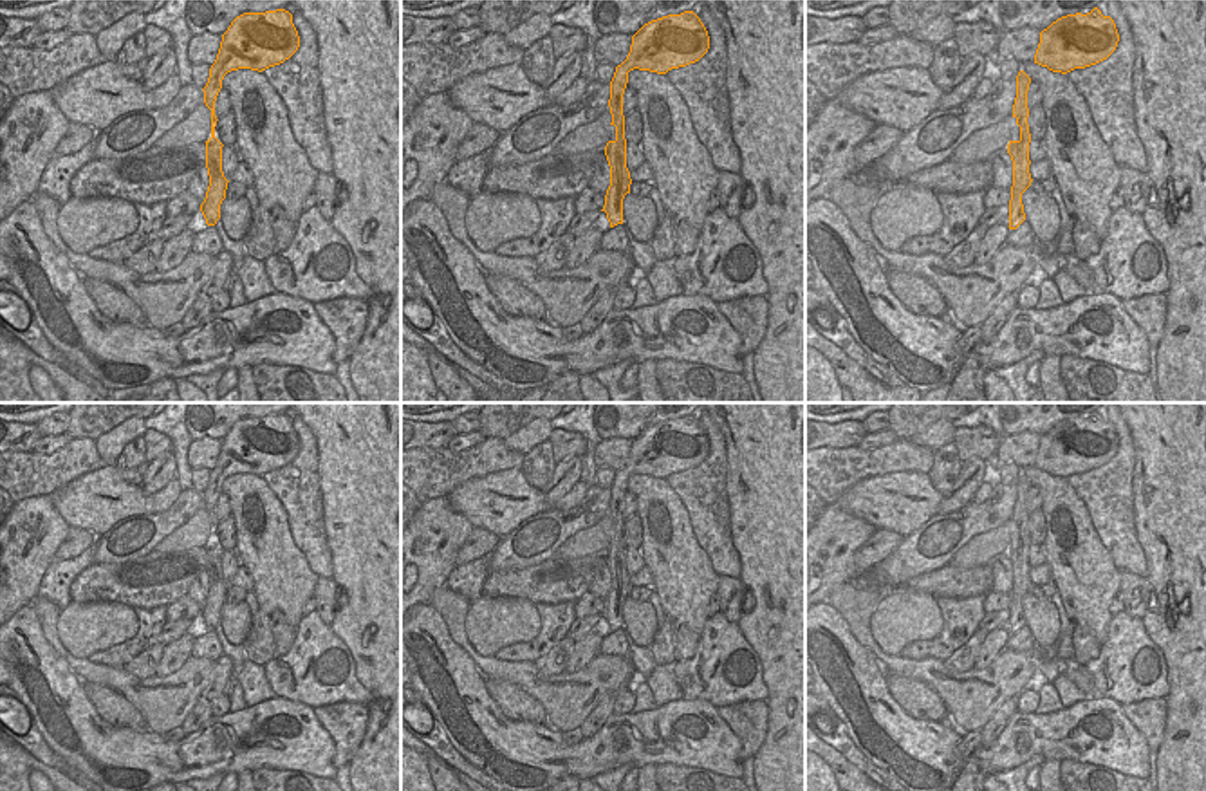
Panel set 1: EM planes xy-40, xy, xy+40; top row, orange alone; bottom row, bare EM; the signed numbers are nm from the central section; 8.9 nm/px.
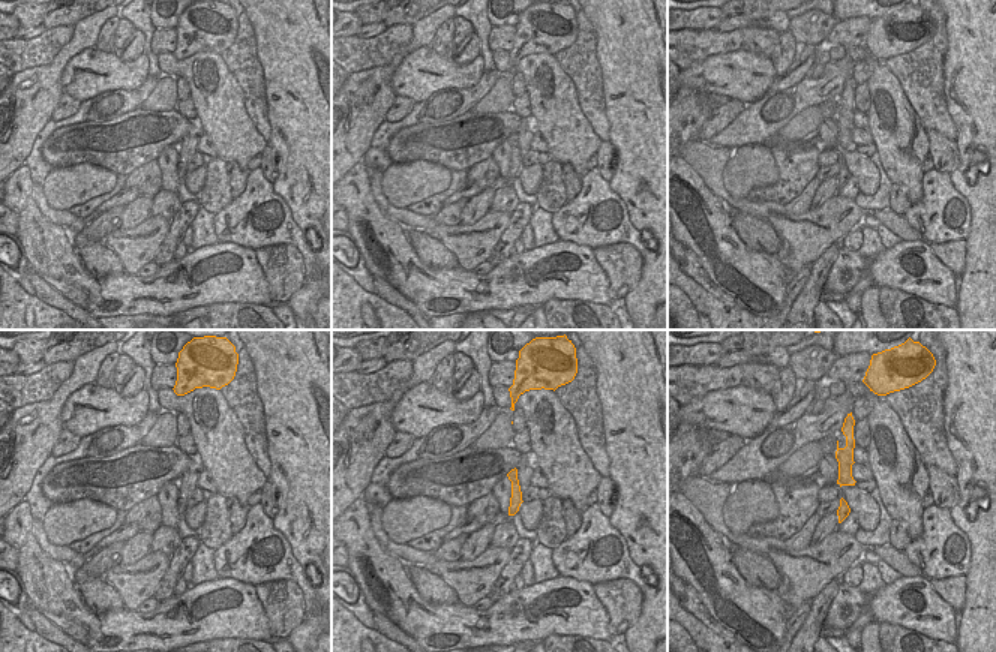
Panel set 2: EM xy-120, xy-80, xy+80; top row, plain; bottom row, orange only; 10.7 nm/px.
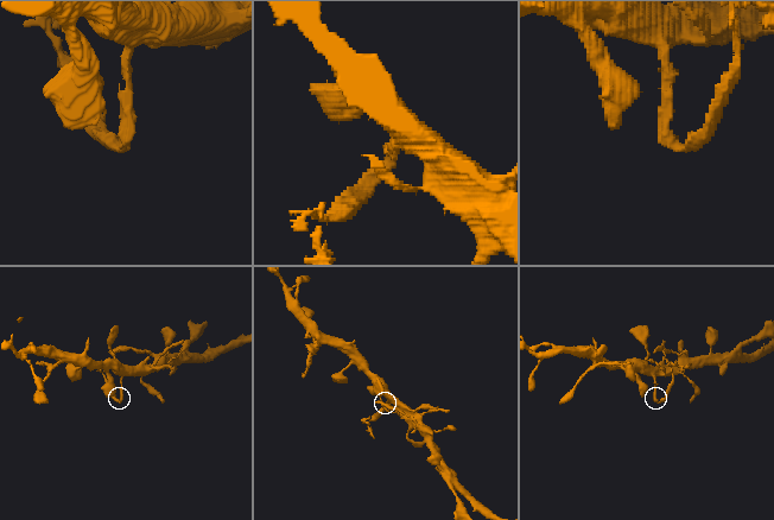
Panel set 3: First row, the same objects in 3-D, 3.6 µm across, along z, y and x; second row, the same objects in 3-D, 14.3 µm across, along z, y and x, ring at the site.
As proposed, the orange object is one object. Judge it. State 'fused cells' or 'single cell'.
fused cells

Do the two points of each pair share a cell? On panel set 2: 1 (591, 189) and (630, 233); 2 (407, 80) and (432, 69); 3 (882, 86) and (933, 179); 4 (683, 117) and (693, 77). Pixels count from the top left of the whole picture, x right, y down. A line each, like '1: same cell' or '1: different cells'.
1: same cell
2: same cell
3: different cells
4: different cells

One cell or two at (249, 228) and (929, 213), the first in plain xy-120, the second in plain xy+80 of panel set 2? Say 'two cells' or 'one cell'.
one cell

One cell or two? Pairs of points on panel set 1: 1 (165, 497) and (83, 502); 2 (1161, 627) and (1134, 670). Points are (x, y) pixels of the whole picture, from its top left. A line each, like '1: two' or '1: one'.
1: one
2: two

